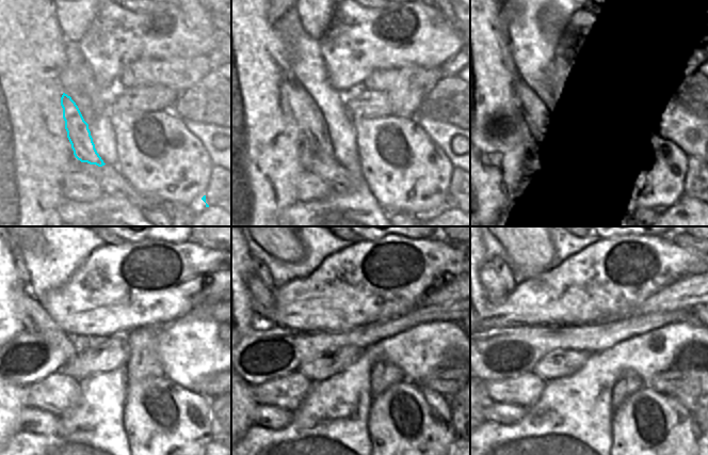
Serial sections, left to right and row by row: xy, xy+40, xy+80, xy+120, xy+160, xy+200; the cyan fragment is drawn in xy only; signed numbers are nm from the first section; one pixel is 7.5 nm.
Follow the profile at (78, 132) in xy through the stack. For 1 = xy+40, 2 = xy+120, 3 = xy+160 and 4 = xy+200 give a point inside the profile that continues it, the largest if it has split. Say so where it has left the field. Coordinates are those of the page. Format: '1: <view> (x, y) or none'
1: xy+40 (306, 114)
2: xy+120 (31, 309)
3: xy+160 (261, 297)
4: xy+200 (496, 293)

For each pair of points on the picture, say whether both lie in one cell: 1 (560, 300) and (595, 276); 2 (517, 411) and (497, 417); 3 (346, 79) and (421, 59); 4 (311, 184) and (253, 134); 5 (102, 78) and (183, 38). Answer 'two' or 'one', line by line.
1: one
2: one
3: one
4: two
5: one

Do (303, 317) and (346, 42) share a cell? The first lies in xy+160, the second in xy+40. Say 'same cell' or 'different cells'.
same cell

